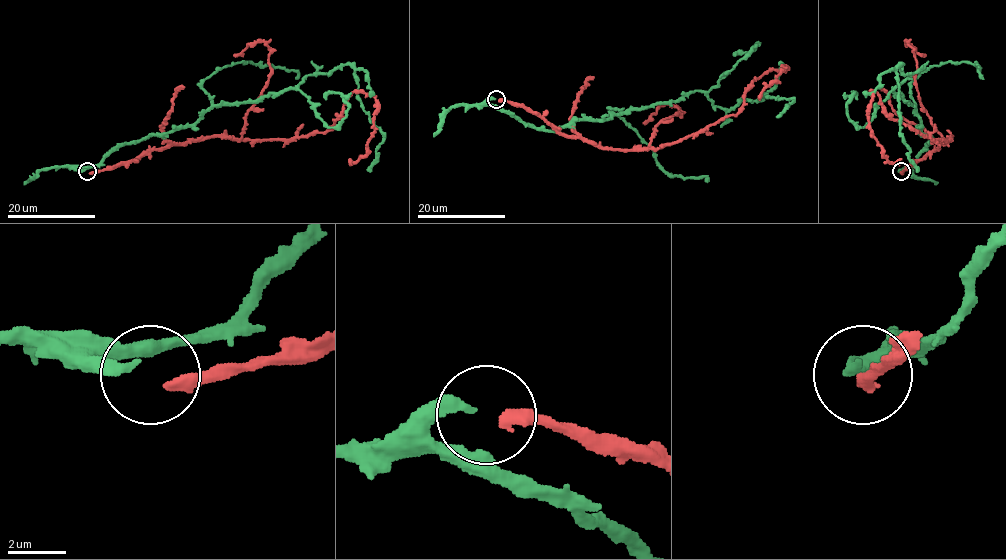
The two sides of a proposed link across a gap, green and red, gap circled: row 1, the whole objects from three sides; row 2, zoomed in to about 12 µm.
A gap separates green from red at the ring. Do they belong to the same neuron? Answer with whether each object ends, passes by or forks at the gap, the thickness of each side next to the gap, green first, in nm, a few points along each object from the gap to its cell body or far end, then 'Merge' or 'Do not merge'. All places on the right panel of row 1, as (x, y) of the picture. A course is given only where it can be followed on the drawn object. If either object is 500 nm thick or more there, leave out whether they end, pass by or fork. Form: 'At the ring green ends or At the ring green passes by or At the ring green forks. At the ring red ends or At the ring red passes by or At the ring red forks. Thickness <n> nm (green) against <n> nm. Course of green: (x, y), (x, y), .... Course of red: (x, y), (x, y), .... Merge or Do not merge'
At the ring green ends. At the ring red ends. Thickness 300 nm (green) against 400 nm. Course of green: (901, 169), (932, 142), (914, 107), (892, 89), (911, 73), (902, 65), (900, 131), (919, 171). Course of red: (901, 173), (951, 136), (926, 137), (893, 120), (881, 98), (871, 92), (872, 136), (890, 162), (901, 158). Do not merge

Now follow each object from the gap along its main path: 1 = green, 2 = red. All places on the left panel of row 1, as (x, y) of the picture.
1: (85, 169), (123, 144), (191, 126), (213, 107), (260, 101), (349, 65), (361, 108), (383, 136), (367, 171)
2: (89, 173), (189, 139), (326, 132), (348, 98), (365, 92), (377, 103), (372, 136), (368, 151), (349, 158)

